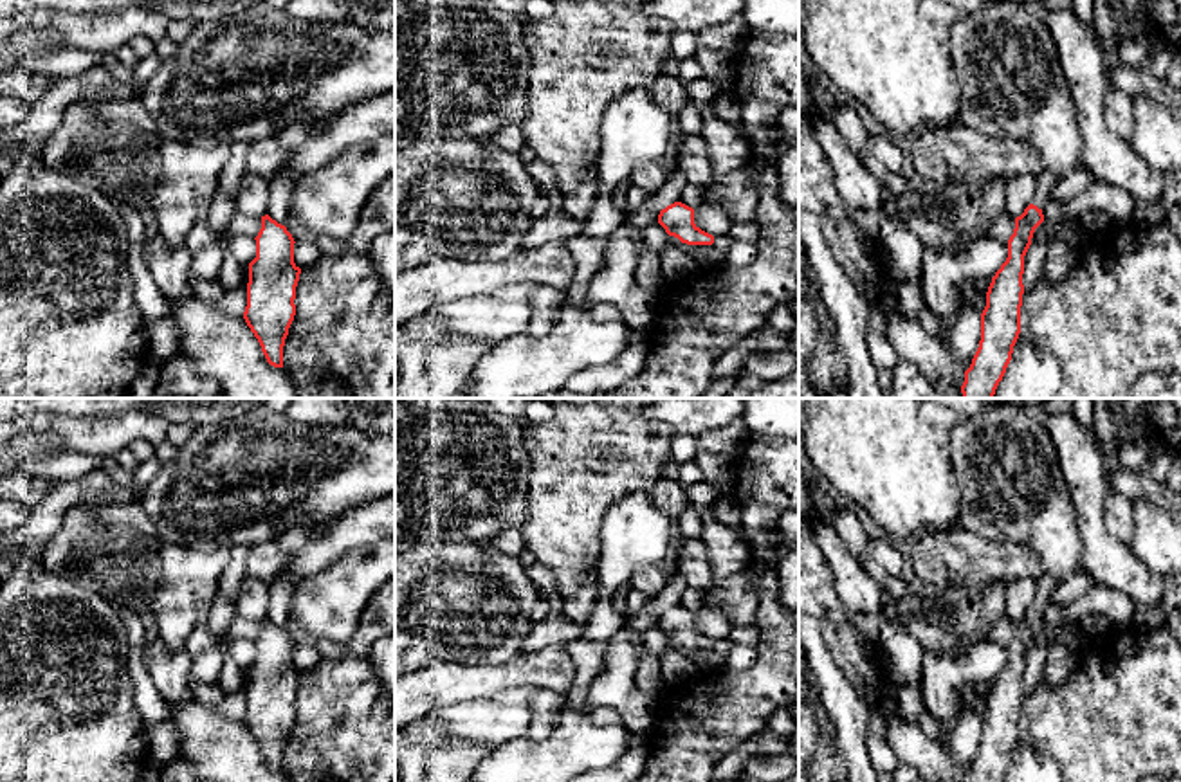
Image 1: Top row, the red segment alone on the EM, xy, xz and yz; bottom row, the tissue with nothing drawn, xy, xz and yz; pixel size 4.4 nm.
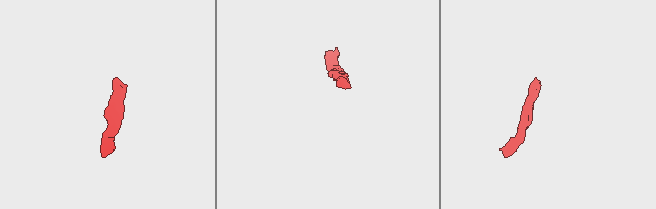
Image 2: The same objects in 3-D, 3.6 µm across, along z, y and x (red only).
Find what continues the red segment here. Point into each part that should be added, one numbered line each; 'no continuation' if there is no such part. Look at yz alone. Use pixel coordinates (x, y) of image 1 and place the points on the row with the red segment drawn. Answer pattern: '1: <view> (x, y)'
1: yz (1044, 182)

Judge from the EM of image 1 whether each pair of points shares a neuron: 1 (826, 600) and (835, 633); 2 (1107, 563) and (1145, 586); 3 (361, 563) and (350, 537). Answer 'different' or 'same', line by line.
1: same
2: same
3: different

